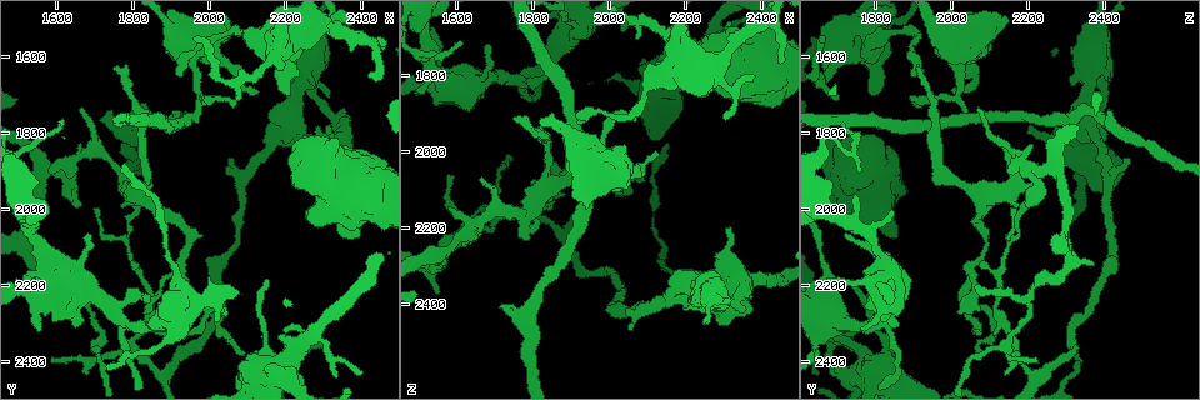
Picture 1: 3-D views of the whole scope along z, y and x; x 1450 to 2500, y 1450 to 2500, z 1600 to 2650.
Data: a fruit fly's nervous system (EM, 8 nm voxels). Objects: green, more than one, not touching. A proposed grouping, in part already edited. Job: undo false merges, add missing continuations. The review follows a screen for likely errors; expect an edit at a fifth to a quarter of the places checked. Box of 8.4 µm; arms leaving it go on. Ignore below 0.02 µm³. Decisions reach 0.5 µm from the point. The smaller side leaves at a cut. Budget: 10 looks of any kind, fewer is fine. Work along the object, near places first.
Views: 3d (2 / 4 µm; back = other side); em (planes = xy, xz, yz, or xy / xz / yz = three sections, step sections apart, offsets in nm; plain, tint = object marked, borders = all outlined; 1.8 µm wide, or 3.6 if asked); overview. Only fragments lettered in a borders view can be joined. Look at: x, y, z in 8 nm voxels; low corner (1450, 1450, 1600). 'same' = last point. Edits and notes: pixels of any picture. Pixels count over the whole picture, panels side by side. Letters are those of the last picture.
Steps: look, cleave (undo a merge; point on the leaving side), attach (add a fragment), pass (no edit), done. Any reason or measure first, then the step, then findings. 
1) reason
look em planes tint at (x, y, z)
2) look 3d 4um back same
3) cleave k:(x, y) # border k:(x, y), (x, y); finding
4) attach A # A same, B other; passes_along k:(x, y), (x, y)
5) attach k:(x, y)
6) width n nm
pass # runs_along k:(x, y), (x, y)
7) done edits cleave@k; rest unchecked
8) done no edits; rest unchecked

look 3d 4um at (2300, 1860, 1720)

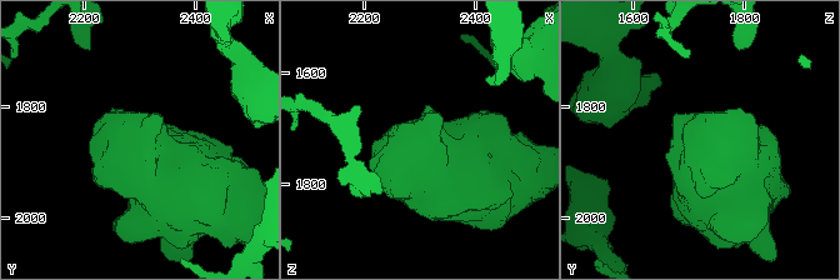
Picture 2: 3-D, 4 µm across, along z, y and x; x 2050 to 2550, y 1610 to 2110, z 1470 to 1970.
look em 3.6um planes borders at (2300, 1860, 1715)

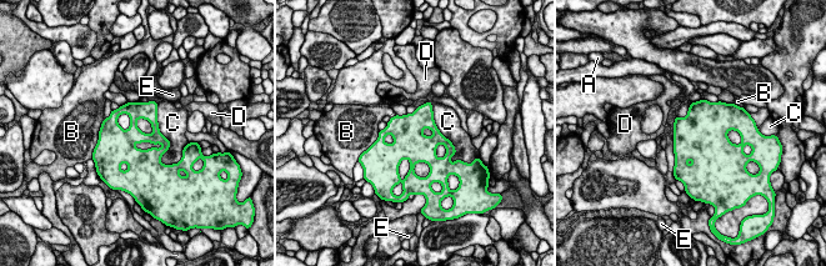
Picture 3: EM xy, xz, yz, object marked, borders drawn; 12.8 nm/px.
width 380 nm
pass # A other, B other, C other, D other, E other; border 3:(158, 104), (164, 164); continuous, no second cell

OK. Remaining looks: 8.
sharp bend
look em planes borders at (1935, 2125, 2085)

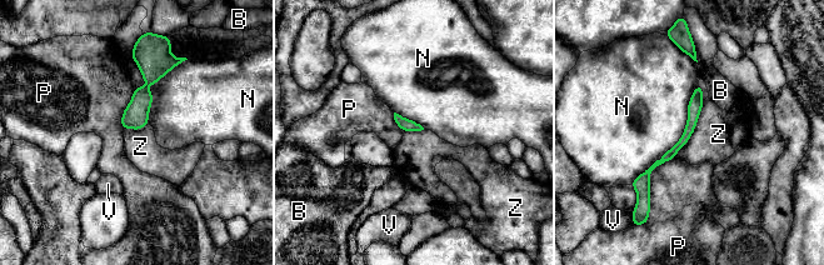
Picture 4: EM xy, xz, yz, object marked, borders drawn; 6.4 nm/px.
width 80 nm
pass # B other, N other, P other, V other, Z other; border 4:(704, 100), (693, 134), (674, 156); continuous, no second cell

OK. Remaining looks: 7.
touches itself
look em 3.6um yz step 8 tint at (1705, 1850, 2155)

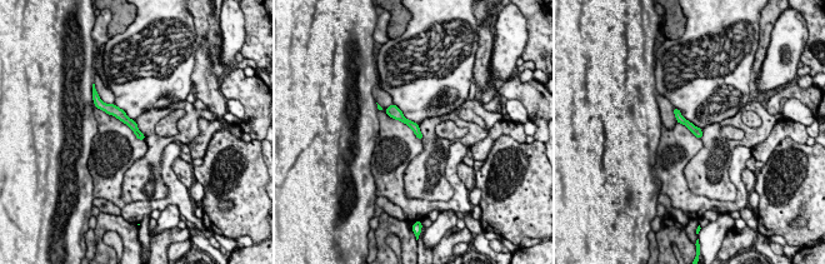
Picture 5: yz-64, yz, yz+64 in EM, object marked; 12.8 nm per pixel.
look em 3.6um yz step 8 borders same

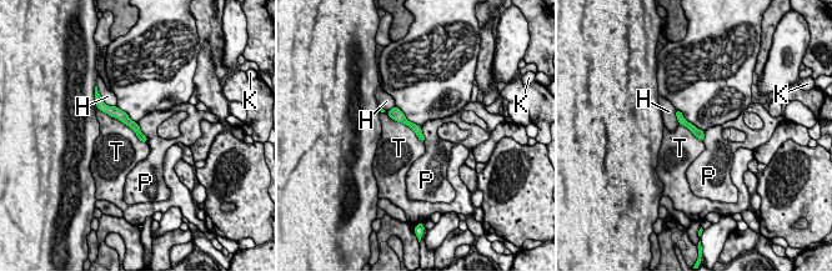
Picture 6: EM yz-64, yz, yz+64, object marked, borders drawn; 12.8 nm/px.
longest_contact T 750 nm
pass # H other, K other, P other, T other; runs_along 6:(109, 110), (121, 115), (144, 139); all the same cell

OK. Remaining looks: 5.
arms part here
look 3d 4um at (1955, 1760, 2055)

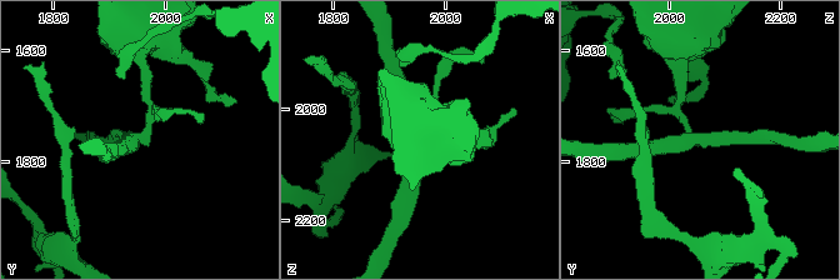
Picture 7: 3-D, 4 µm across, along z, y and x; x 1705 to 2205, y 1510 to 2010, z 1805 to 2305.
arms 3
look em planes borders at (1955, 1760, 2050)

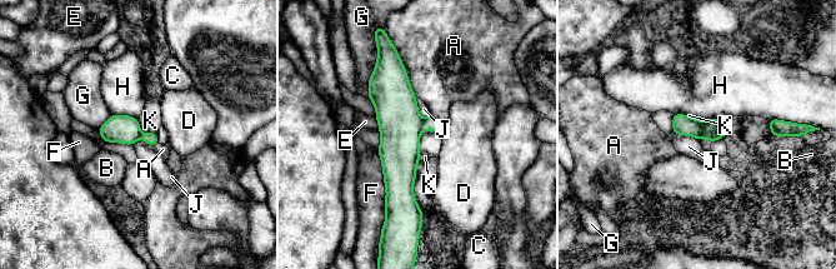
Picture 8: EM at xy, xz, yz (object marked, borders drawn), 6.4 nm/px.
width 140 nm
cleave 8:(398, 115) # A other, B other, C other, D other, E other, F other, G other, H other, J other, K other; a second cell is stuck on

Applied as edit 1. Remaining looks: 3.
look overview

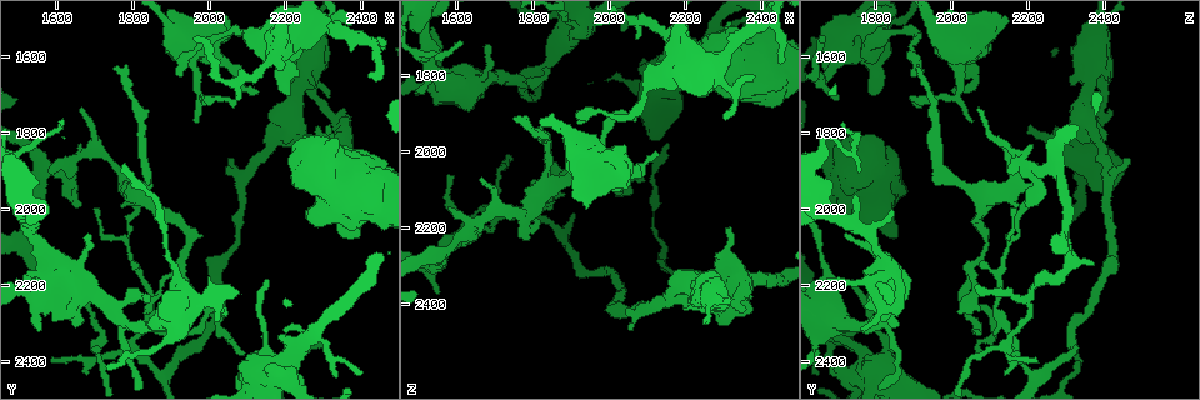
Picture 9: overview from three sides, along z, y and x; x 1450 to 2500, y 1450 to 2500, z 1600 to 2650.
thick turns thin
look 3d 4um back at (2260, 1530, 2370)

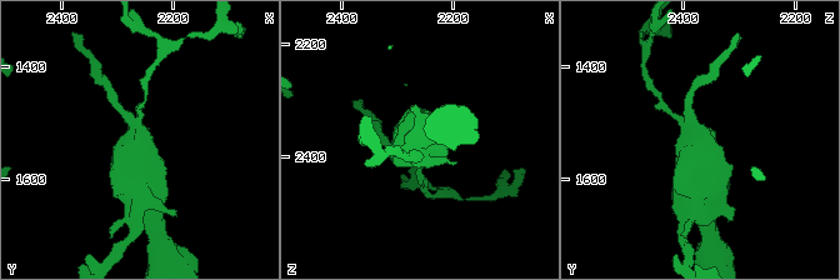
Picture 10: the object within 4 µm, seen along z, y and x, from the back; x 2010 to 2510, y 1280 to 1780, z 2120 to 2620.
look em 3.6um planes borders at (2265, 1530, 2380)

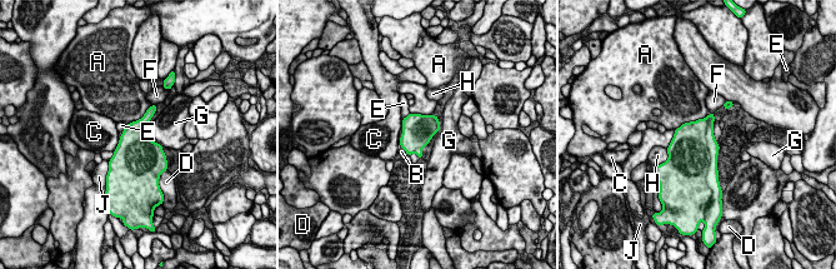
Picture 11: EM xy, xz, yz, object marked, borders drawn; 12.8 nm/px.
cleave 11:(690, 154) # A other, B other, C other, D other, E other, F other, G other, H other, J other; border 11:(709, 116), (706, 182); a second cell is stuck on

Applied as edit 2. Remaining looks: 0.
done edits cleave@8, cleave@11; rest unchecked

